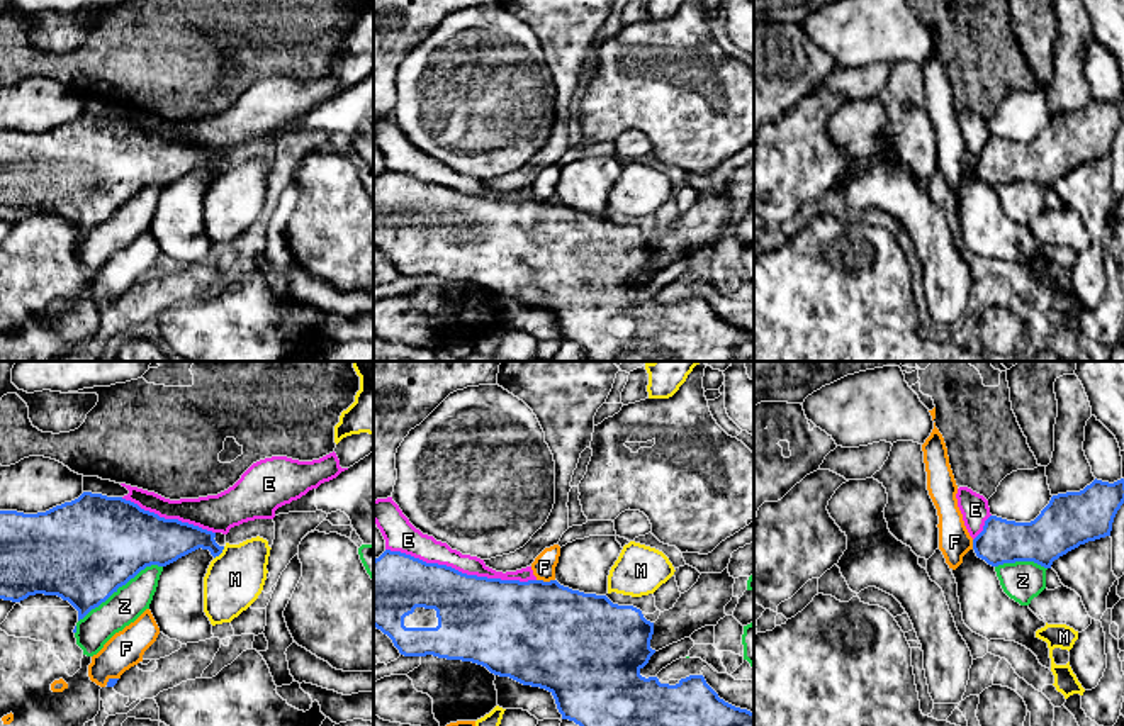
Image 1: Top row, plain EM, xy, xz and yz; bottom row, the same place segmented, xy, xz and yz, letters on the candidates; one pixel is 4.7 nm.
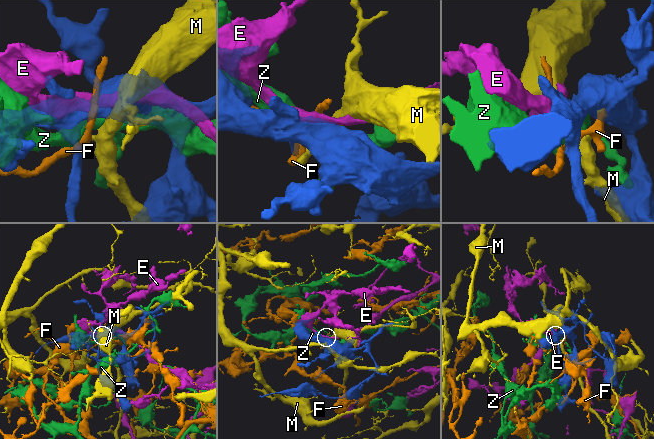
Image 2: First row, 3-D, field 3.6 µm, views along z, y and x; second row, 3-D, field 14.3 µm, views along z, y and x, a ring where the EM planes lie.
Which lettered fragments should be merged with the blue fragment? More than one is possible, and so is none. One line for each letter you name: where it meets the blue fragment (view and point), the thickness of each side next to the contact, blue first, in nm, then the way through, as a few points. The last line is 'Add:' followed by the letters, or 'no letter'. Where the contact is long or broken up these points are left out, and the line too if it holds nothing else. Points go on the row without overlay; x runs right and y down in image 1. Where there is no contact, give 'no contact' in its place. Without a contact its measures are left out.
Add: no letter

